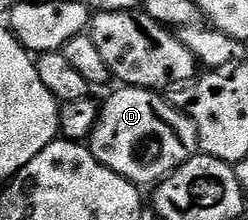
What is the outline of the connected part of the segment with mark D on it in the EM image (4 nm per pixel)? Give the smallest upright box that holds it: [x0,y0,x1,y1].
[90,85,200,189]

